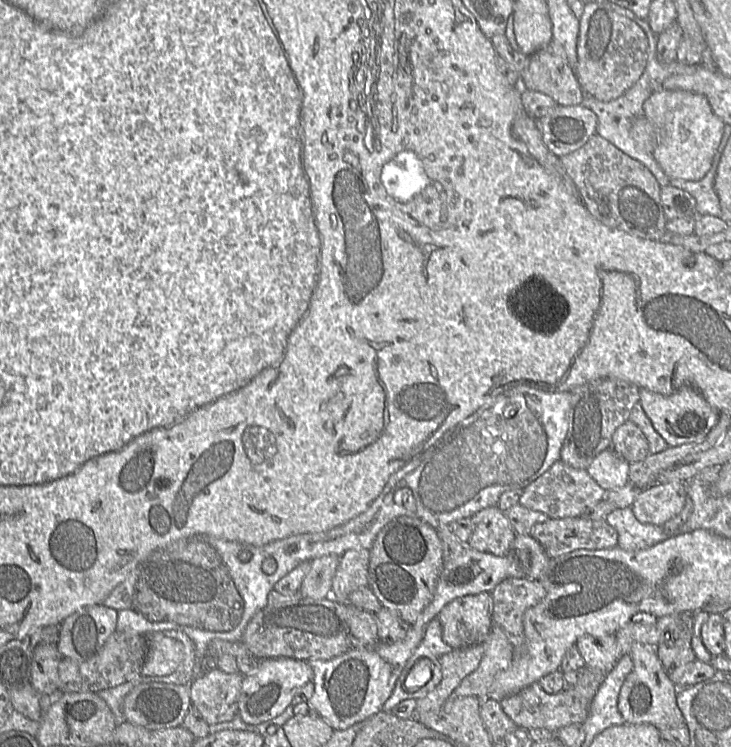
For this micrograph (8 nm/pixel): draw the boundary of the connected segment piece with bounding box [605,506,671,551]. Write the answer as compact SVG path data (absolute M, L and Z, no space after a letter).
M631 506L613 510L605 520L617 531L617 546L627 551L642 550L671 536L662 526L639 522Z

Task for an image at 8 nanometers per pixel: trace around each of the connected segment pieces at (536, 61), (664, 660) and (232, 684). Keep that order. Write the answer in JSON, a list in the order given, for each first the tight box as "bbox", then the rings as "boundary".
[{"bbox":[520,42,584,106],"boundary":[[[553,42],[533,55],[529,55],[529,64],[520,77],[520,85],[524,89],[539,91],[550,96],[558,105],[571,106],[582,104],[584,91],[570,66],[563,47]]]},{"bbox":[655,613,696,671],"boundary":[[[679,613],[655,646],[658,659],[666,671],[672,671],[696,660],[691,647],[692,613]]]},{"bbox":[189,668,243,725],"boundary":[[[212,668],[205,674],[197,675],[189,684],[191,705],[199,711],[208,725],[231,721],[238,716],[243,677],[240,672],[225,673],[219,668]]]}]

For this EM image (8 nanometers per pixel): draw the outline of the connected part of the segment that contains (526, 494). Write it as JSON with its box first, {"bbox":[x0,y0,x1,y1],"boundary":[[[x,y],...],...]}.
{"bbox":[518,460,606,519],"boundary":[[[558,460],[546,472],[522,489],[518,503],[528,509],[540,511],[549,518],[561,519],[581,516],[603,500],[606,492],[586,469],[577,469]]]}

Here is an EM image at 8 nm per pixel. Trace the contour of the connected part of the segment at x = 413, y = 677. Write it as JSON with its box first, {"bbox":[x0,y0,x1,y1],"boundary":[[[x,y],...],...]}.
{"bbox":[383,617,453,712],"boundary":[[[437,617],[434,618],[428,624],[422,641],[407,661],[391,696],[384,703],[383,710],[385,712],[392,712],[394,707],[400,702],[407,699],[422,699],[433,691],[440,684],[442,679],[440,658],[442,655],[452,650],[453,648],[443,641],[440,620]]]}

